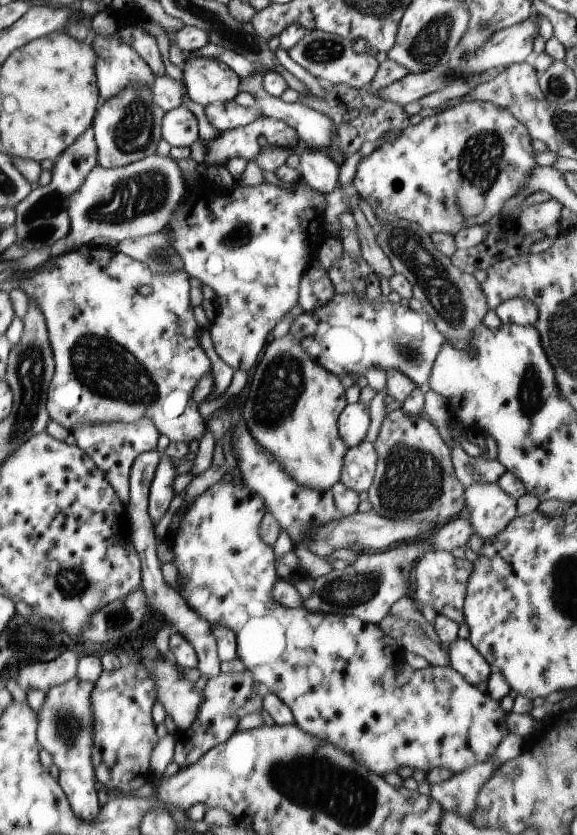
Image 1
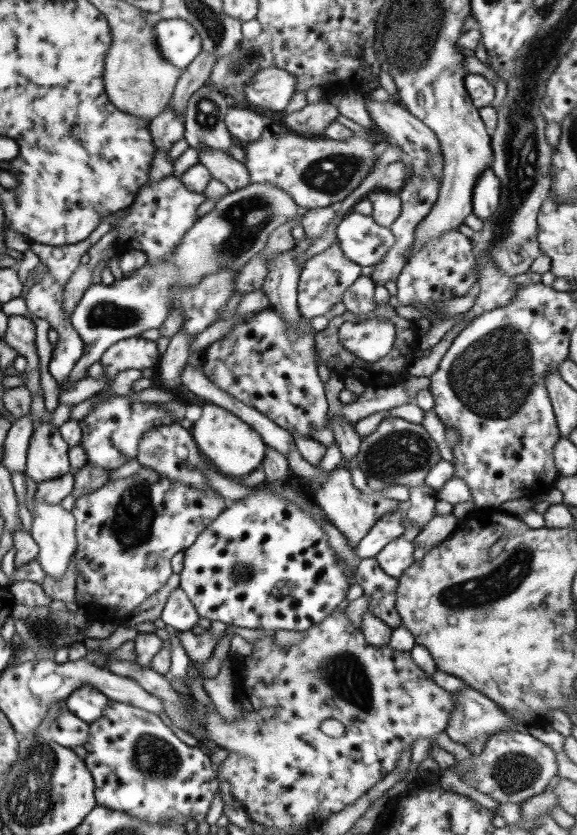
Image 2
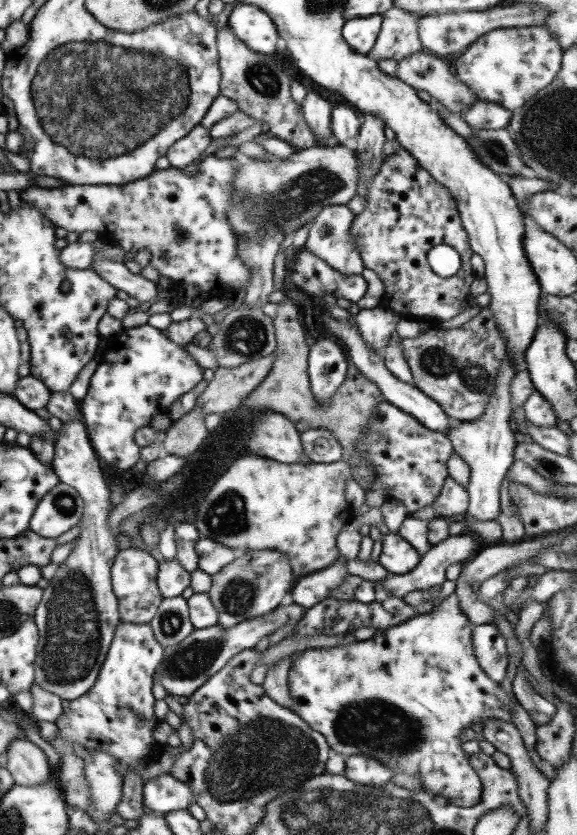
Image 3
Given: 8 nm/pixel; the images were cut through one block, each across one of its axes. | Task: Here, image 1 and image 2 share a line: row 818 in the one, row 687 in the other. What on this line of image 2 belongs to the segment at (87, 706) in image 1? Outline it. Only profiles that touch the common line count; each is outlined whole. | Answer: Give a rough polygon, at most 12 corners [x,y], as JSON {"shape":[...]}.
{"shape":[[91,685],[70,692],[69,712],[92,723],[102,715],[108,698]]}

